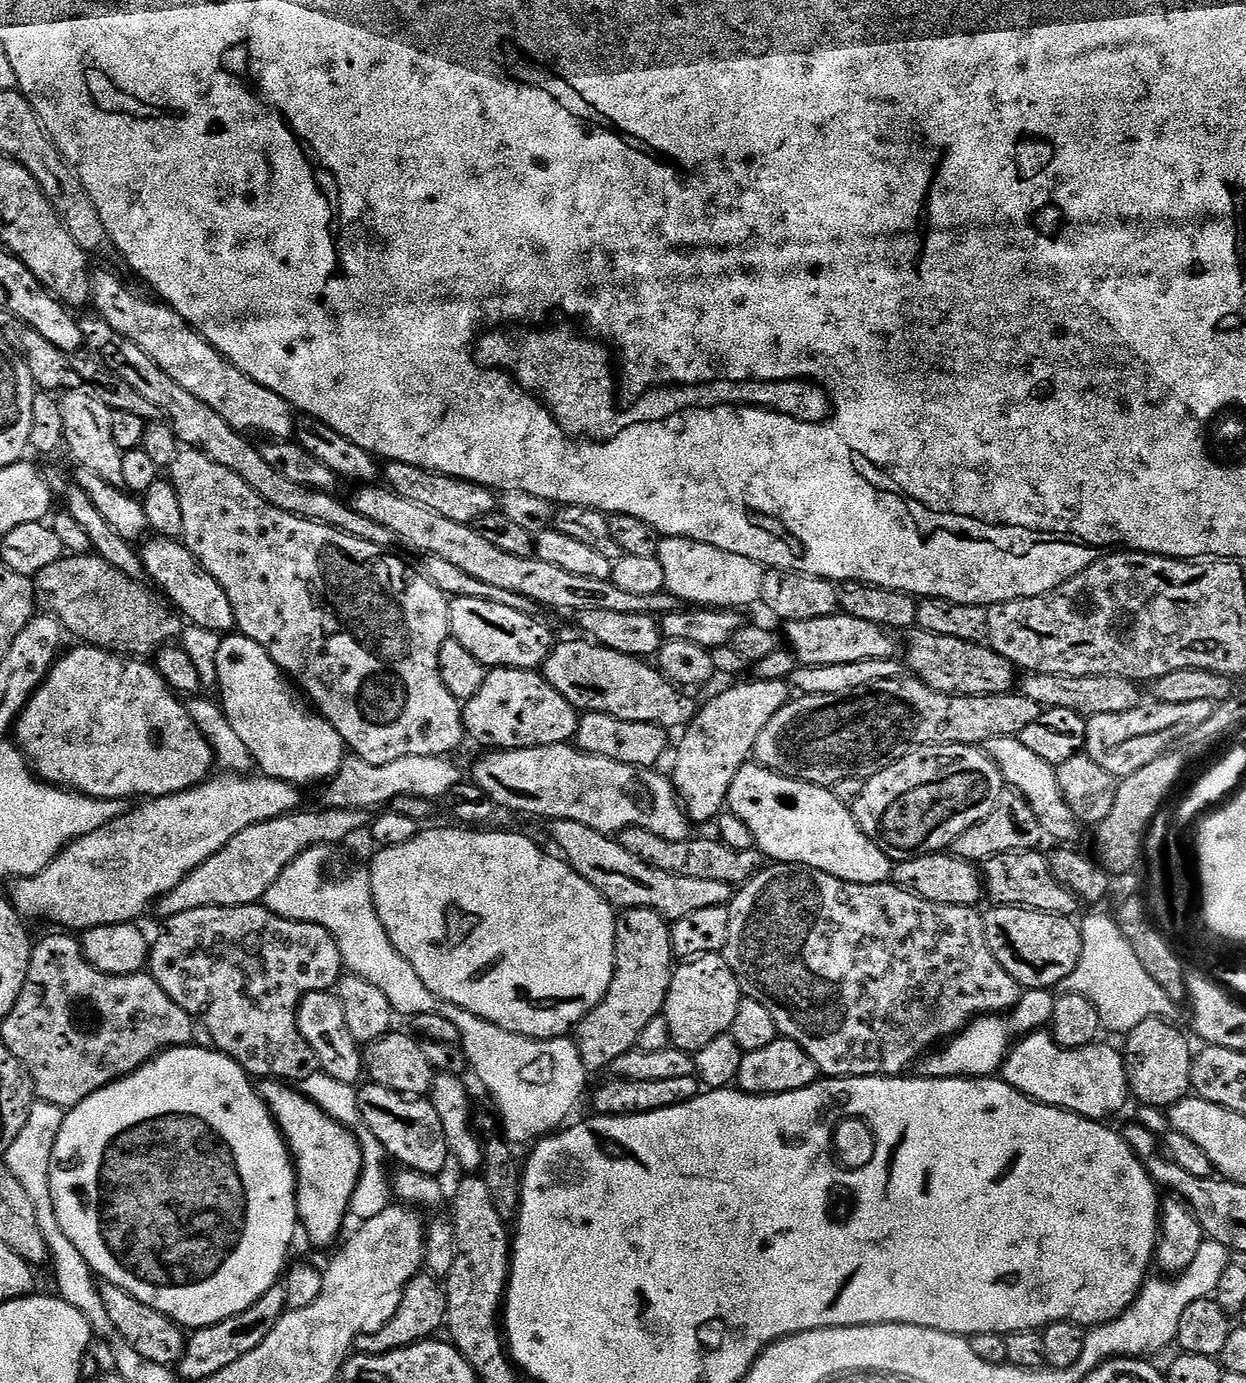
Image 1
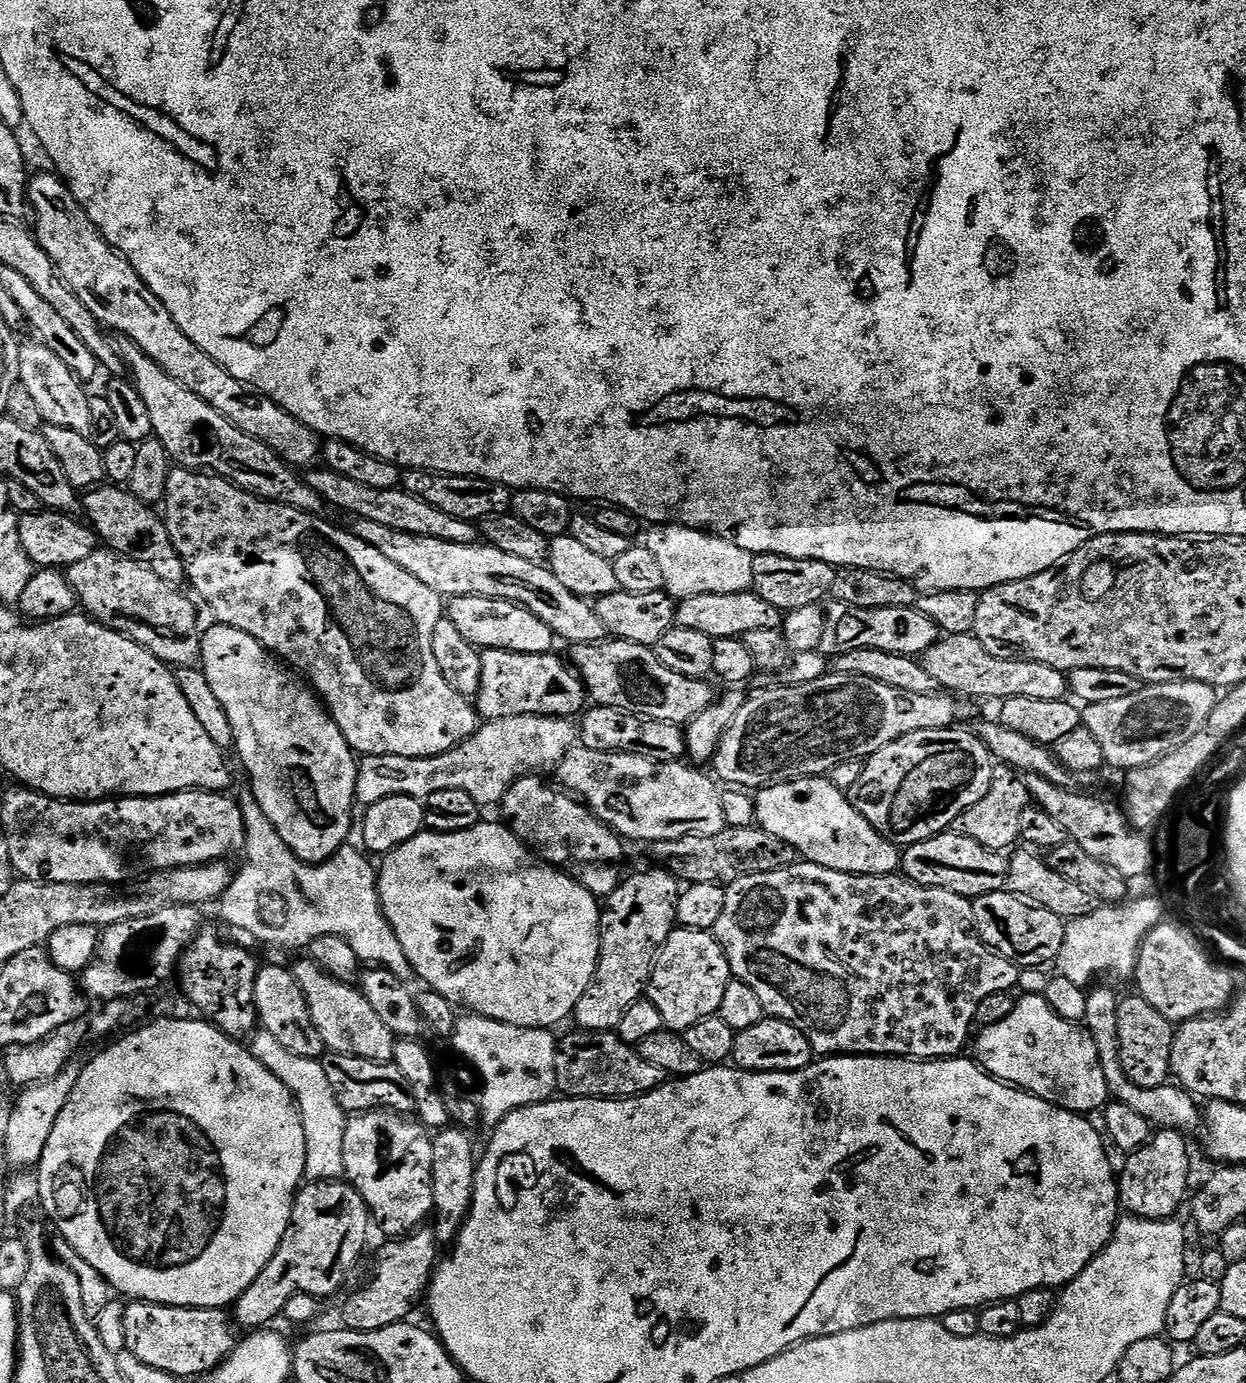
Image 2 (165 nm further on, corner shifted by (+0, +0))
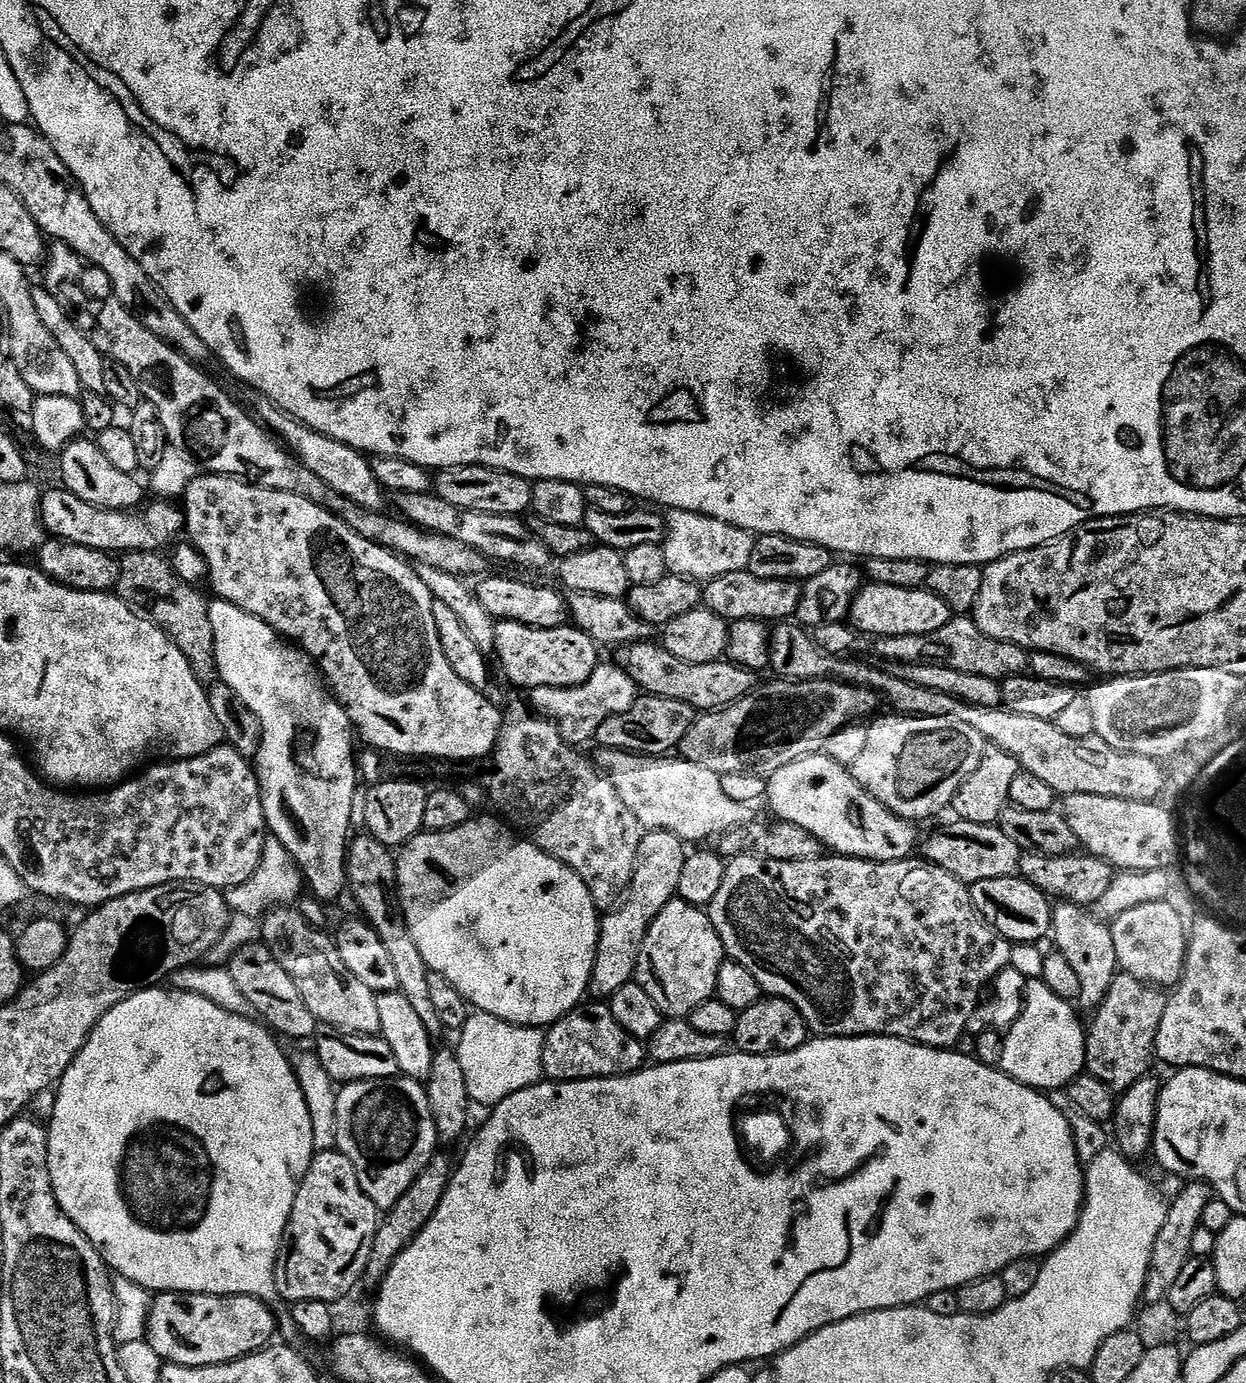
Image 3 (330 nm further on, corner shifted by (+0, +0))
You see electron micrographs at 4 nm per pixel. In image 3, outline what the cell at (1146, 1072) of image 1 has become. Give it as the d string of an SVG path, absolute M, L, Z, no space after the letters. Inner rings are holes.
M1117 975L1104 1001L1086 1028L1086 1072L1098 1078L1113 1093L1123 1094L1153 1071L1158 1026L1166 1014L1168 1000L1161 989L1143 980Z

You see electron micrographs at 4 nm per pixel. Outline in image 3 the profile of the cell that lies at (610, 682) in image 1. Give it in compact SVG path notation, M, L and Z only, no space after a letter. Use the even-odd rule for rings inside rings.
M641 642L625 646L615 653L615 663L623 668L641 693L670 698L674 702L686 702L692 708L707 714L727 708L757 687L757 677L753 673L727 659L691 664L674 658L674 654L670 654L664 647L656 645L655 648L654 645L652 642Z

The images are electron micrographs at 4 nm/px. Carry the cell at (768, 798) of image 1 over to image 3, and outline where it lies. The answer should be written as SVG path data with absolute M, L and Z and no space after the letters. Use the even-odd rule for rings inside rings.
M827 754L807 756L798 762L790 762L790 766L782 766L778 774L768 777L768 795L766 804L777 812L779 819L785 824L802 826L814 838L824 843L825 849L841 856L855 856L858 860L877 860L878 862L894 862L907 860L917 851L917 825L910 820L895 816L882 802L878 802L868 791L853 778L845 765L834 762Z

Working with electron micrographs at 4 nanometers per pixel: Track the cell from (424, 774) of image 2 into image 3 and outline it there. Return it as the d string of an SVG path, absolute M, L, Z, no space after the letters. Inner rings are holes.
M597 663L594 674L582 686L577 688L533 688L530 704L539 715L555 722L564 736L565 742L581 746L596 735L598 726L614 714L622 714L634 706L638 699L638 689L633 680L615 663Z

